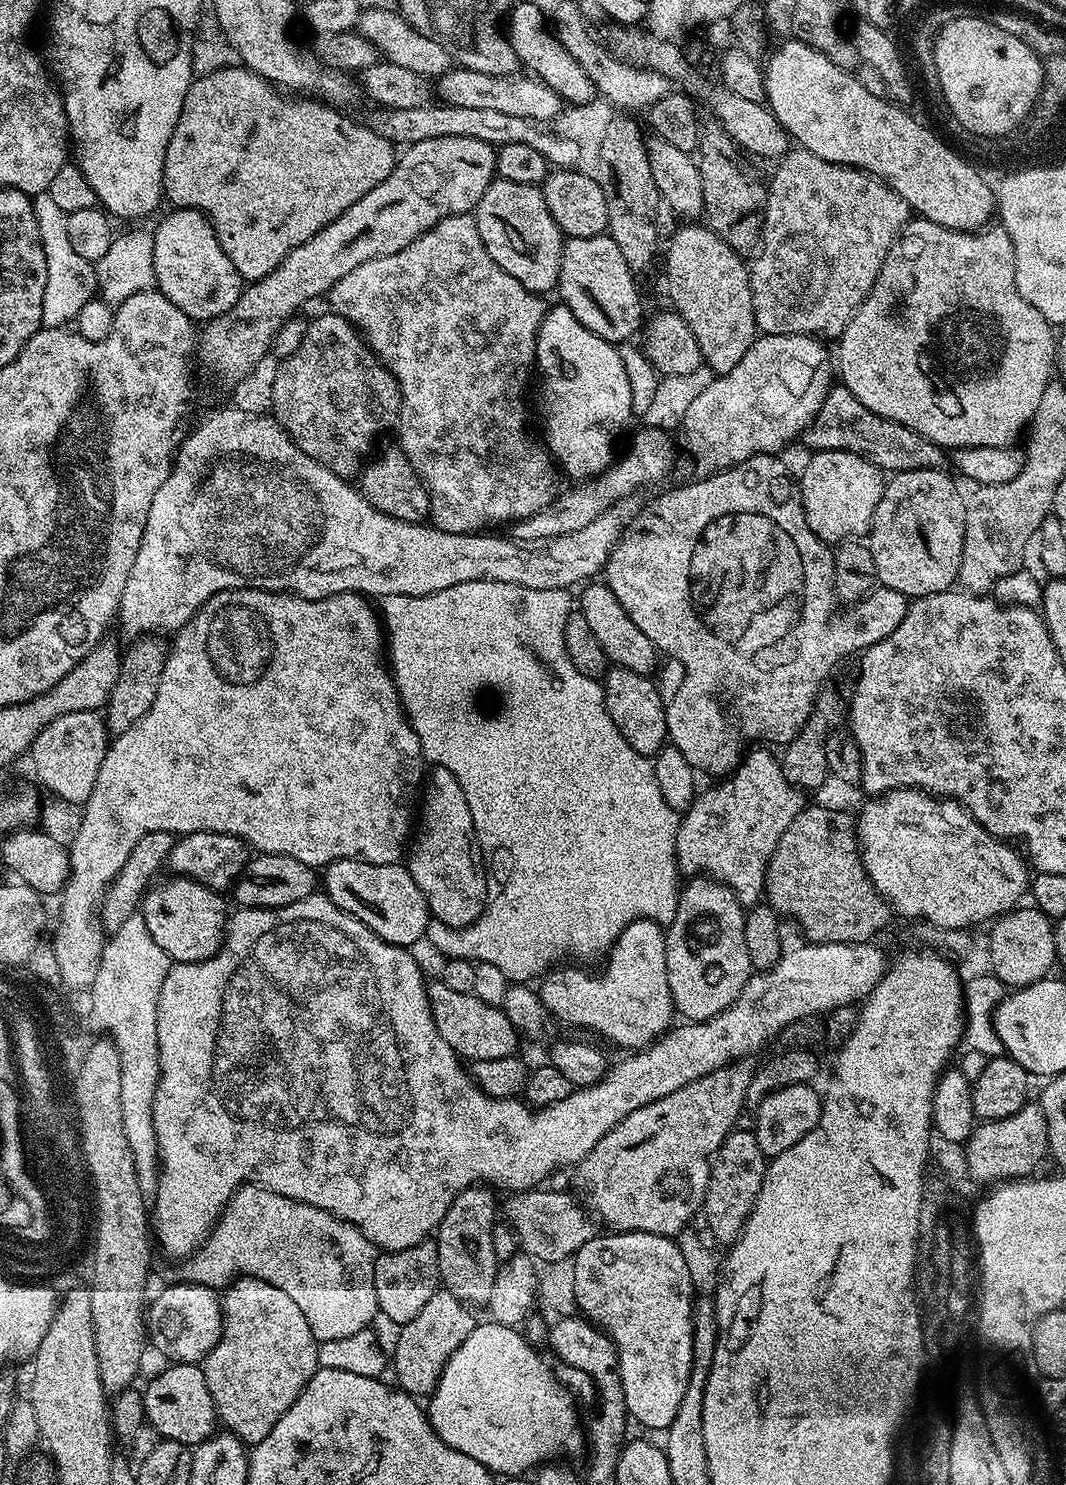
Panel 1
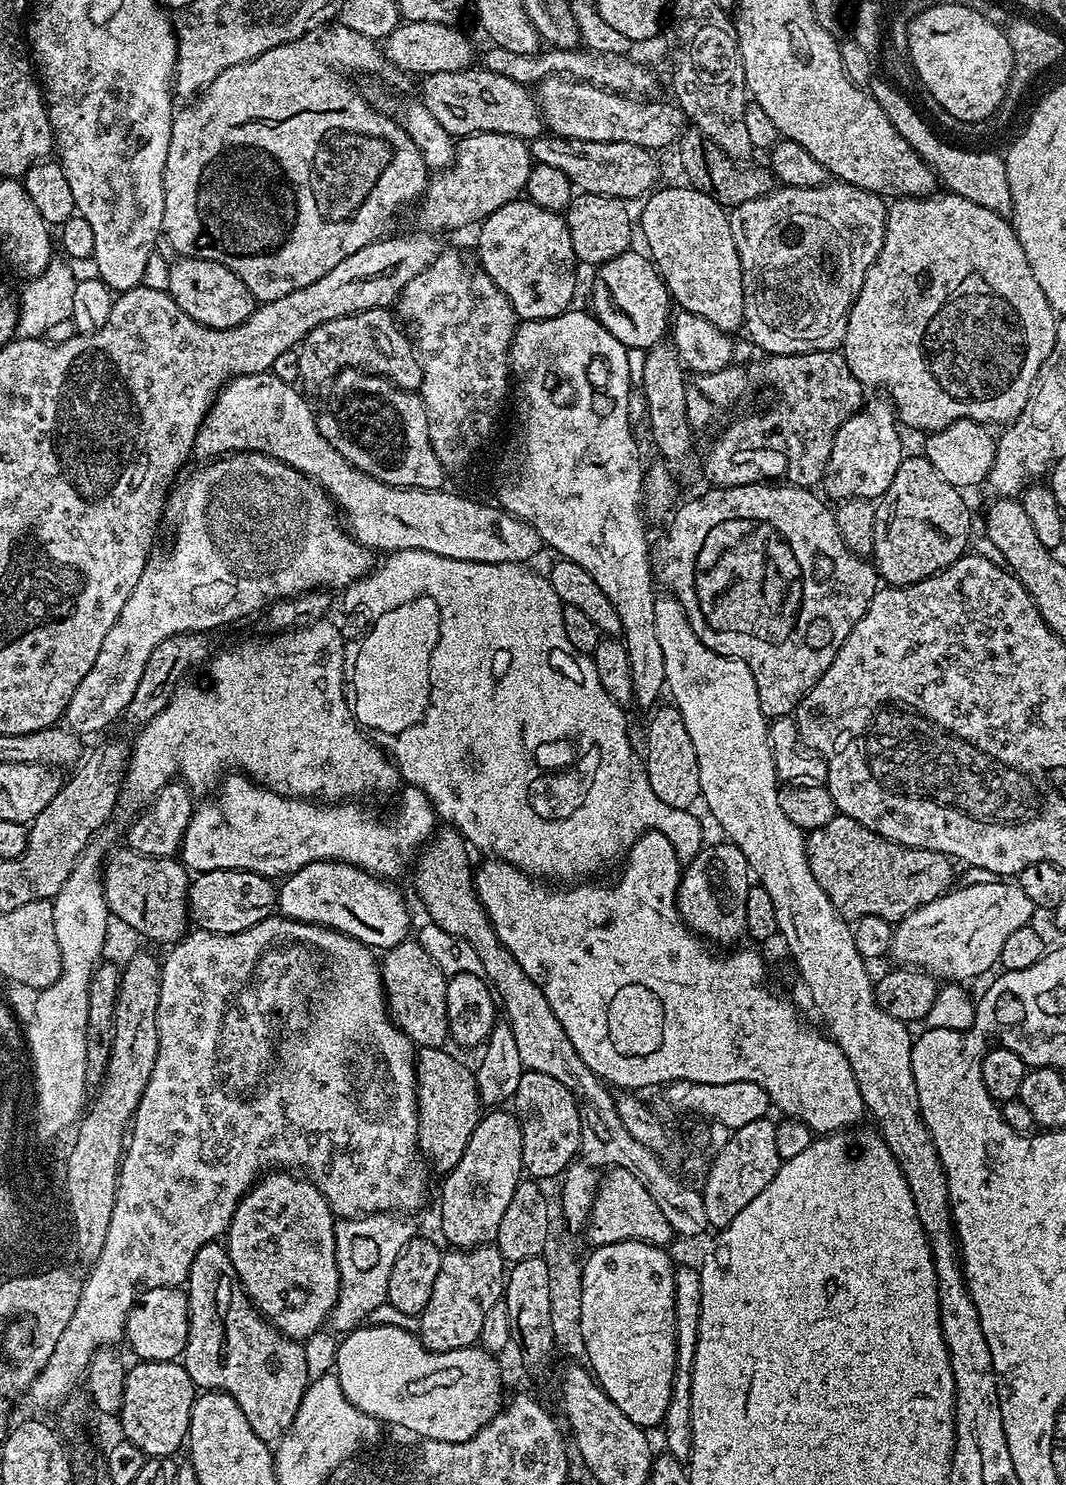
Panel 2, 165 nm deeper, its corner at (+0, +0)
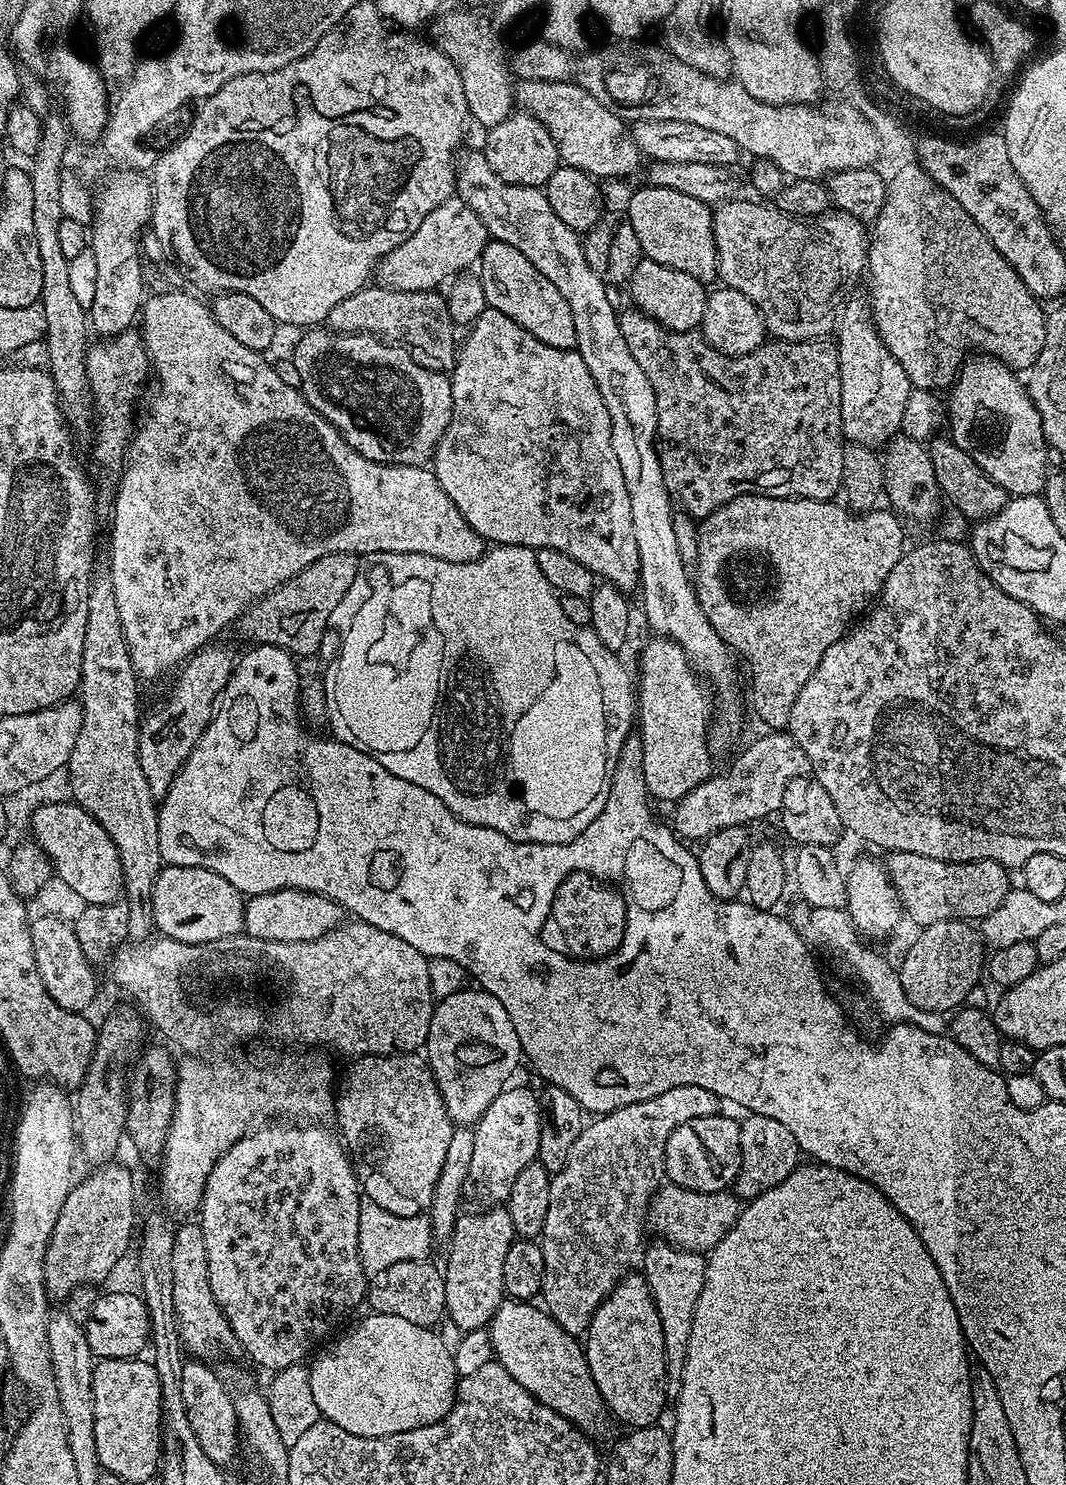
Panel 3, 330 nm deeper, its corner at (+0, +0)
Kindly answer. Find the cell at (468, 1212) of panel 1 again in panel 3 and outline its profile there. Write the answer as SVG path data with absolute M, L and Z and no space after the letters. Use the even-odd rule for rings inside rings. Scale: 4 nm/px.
M509 1086L503 1092L486 1106L486 1114L477 1120L474 1127L474 1154L471 1155L468 1179L471 1187L476 1187L484 1196L489 1196L489 1201L504 1202L507 1201L517 1181L518 1174L526 1166L535 1161L540 1155L540 1131L542 1130L542 1112L540 1110L540 1097L534 1091L528 1088L515 1088Z

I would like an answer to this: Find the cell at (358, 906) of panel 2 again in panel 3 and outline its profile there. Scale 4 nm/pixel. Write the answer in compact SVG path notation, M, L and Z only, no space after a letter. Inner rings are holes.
M283 888L245 899L244 932L270 942L310 942L314 938L322 938L322 934L335 928L345 916L345 909L322 894Z

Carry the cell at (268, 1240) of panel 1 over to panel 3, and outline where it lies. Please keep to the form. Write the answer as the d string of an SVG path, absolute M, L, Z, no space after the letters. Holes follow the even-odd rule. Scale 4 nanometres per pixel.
M361 1199L358 1214L358 1250L364 1271L369 1277L385 1272L387 1268L394 1266L394 1262L429 1259L433 1255L432 1242L434 1243L434 1235L427 1215L390 1214L390 1210L382 1210L378 1202Z

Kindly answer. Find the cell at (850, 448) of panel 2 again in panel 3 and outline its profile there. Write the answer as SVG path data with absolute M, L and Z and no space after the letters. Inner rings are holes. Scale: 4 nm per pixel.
M852 298L845 303L834 332L842 386L838 428L845 441L864 444L876 450L887 445L900 432L906 398L912 393L913 387L906 370L898 366L894 354L886 350L882 338L876 333L869 305L861 300Z

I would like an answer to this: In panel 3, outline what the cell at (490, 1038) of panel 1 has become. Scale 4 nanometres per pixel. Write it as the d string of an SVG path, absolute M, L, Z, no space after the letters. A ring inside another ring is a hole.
M353 919L352 924L348 923L341 922L326 934L322 934L322 938L314 938L310 942L270 942L247 934L222 938L214 942L202 942L201 944L187 944L167 938L152 938L144 943L128 942L112 953L110 961L112 980L130 999L137 1000L137 1002L132 1002L139 1005L151 1027L155 1031L157 1028L166 1039L173 1040L181 1048L181 1053L184 1054L192 1054L200 1050L196 1048L206 1047L208 1039L215 1032L220 1031L224 1031L228 1036L233 1036L236 1040L248 1040L252 1035L256 1035L265 1036L268 1040L289 1040L292 1044L312 1044L308 1046L325 1044L328 1048L337 1048L338 1051L345 1052L348 1058L394 1056L402 1052L415 1053L417 1050L423 1049L428 1043L430 1018L434 1007L429 957L414 950L414 946L410 946L410 942L402 942L402 938L398 938L378 926L370 926L358 919Z

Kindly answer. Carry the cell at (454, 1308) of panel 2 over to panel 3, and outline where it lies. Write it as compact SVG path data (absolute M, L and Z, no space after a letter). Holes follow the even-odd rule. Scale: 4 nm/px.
M488 1206L485 1212L460 1214L450 1237L452 1249L448 1252L448 1265L443 1265L446 1286L447 1319L460 1328L461 1333L487 1329L492 1323L498 1306L504 1303L506 1293L502 1282L502 1269L506 1262L506 1250L518 1239L507 1207Z

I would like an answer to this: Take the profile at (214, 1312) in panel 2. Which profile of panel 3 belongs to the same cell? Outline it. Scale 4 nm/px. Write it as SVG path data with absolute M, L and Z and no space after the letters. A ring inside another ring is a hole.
M181 1223L174 1234L174 1254L170 1258L170 1266L174 1270L174 1310L176 1311L176 1323L180 1326L180 1341L184 1343L185 1353L189 1357L201 1362L212 1362L219 1352L224 1352L228 1347L233 1347L232 1331L222 1314L222 1310L216 1304L210 1290L210 1270L206 1262L206 1238L202 1238L202 1230L199 1223Z

